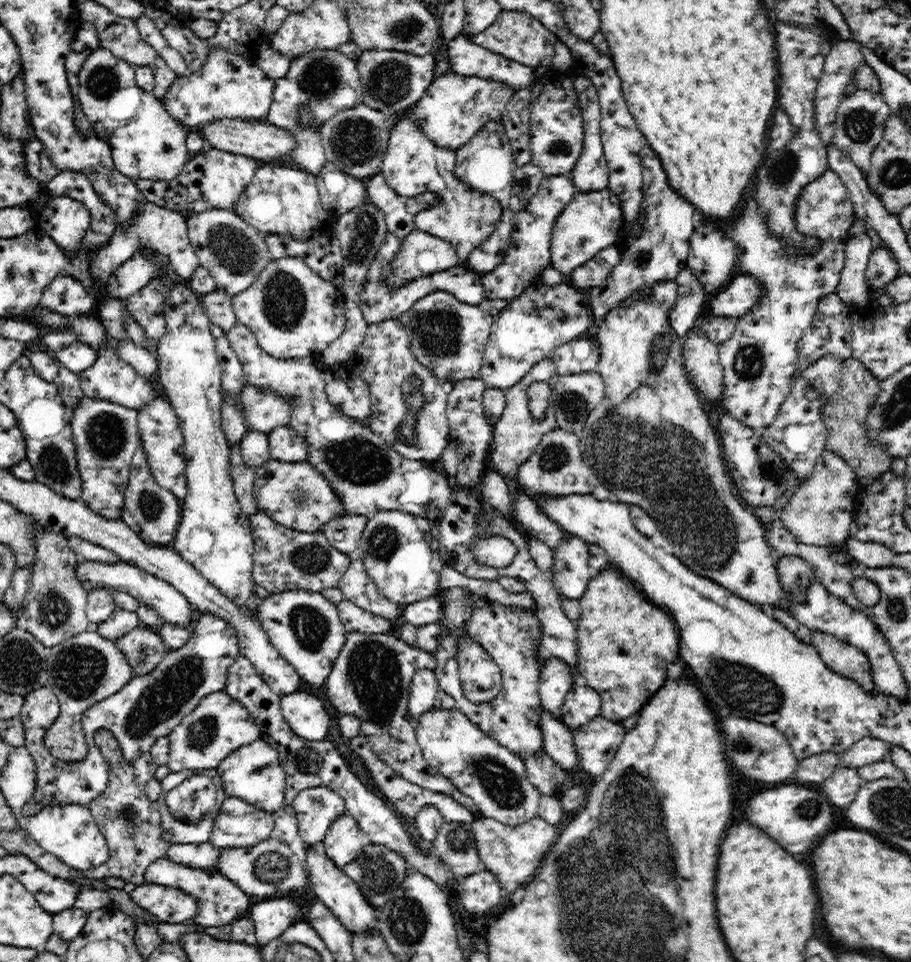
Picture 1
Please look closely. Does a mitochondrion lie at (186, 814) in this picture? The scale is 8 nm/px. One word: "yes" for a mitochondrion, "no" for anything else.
yes

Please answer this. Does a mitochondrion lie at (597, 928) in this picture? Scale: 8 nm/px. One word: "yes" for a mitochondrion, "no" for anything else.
yes

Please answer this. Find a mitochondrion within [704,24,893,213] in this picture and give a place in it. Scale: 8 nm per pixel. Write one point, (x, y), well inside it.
(781, 171)

